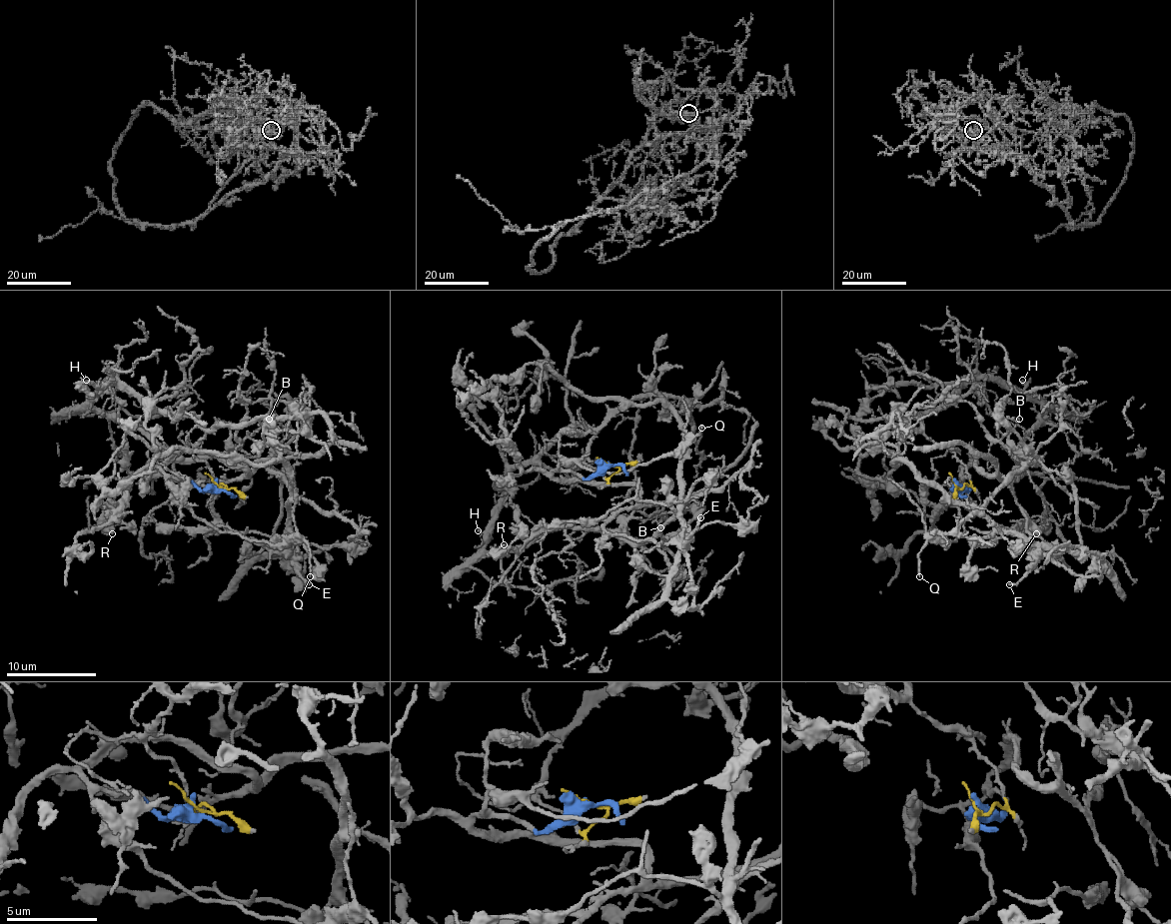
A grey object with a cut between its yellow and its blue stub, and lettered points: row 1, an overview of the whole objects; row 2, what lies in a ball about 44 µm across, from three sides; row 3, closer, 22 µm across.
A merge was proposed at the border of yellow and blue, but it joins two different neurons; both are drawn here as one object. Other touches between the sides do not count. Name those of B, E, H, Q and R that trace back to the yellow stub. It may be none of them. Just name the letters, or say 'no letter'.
B, H

